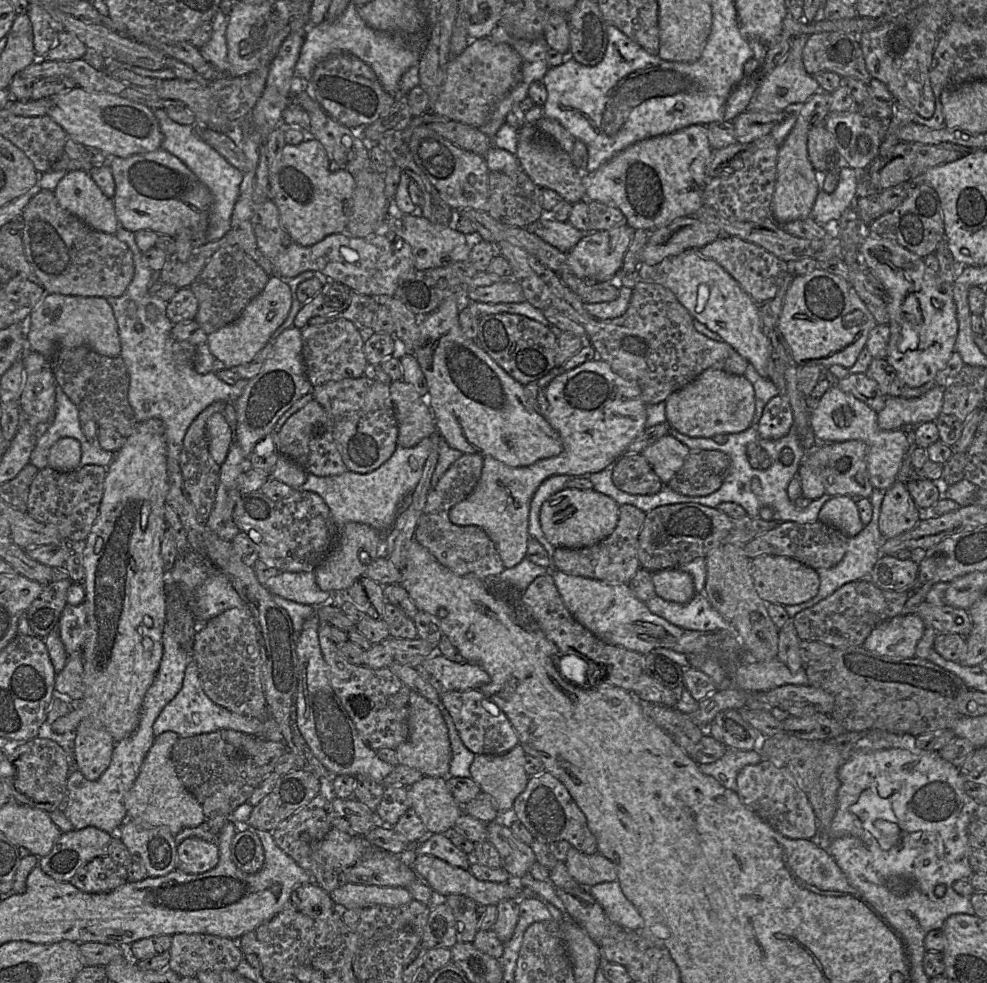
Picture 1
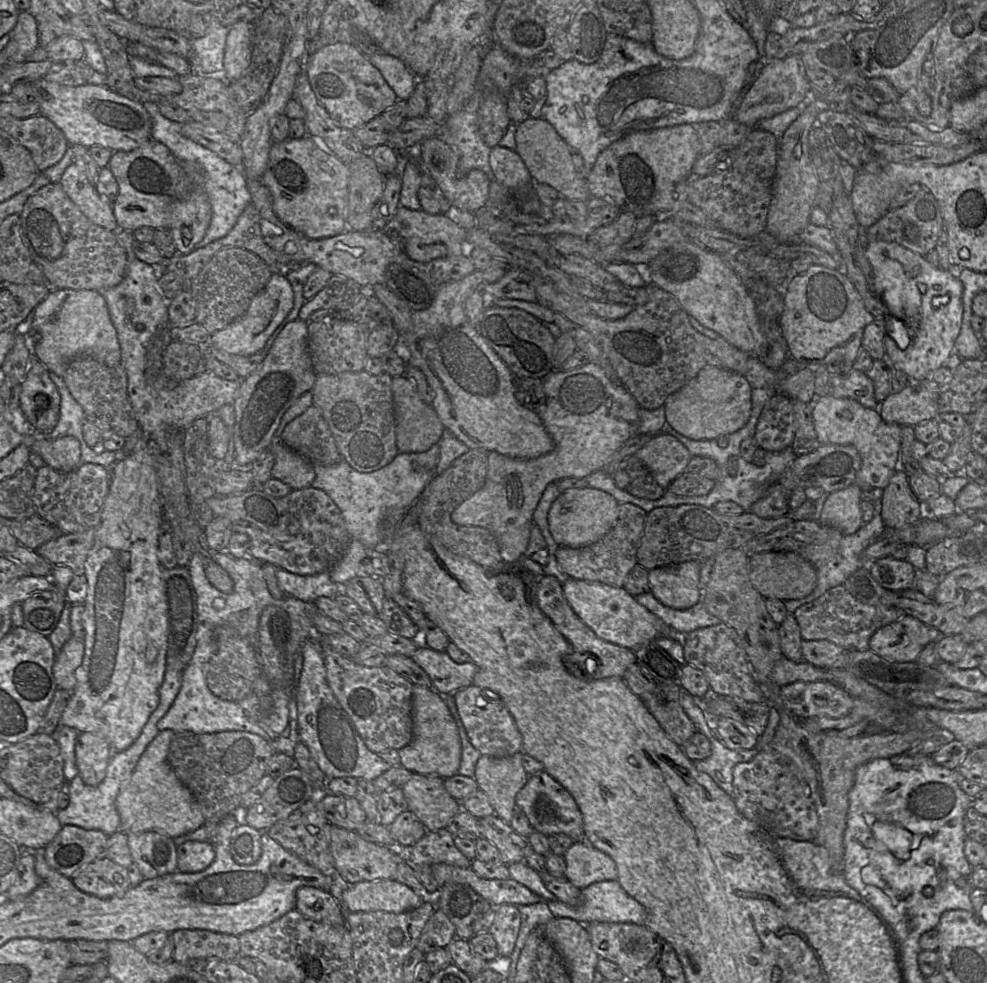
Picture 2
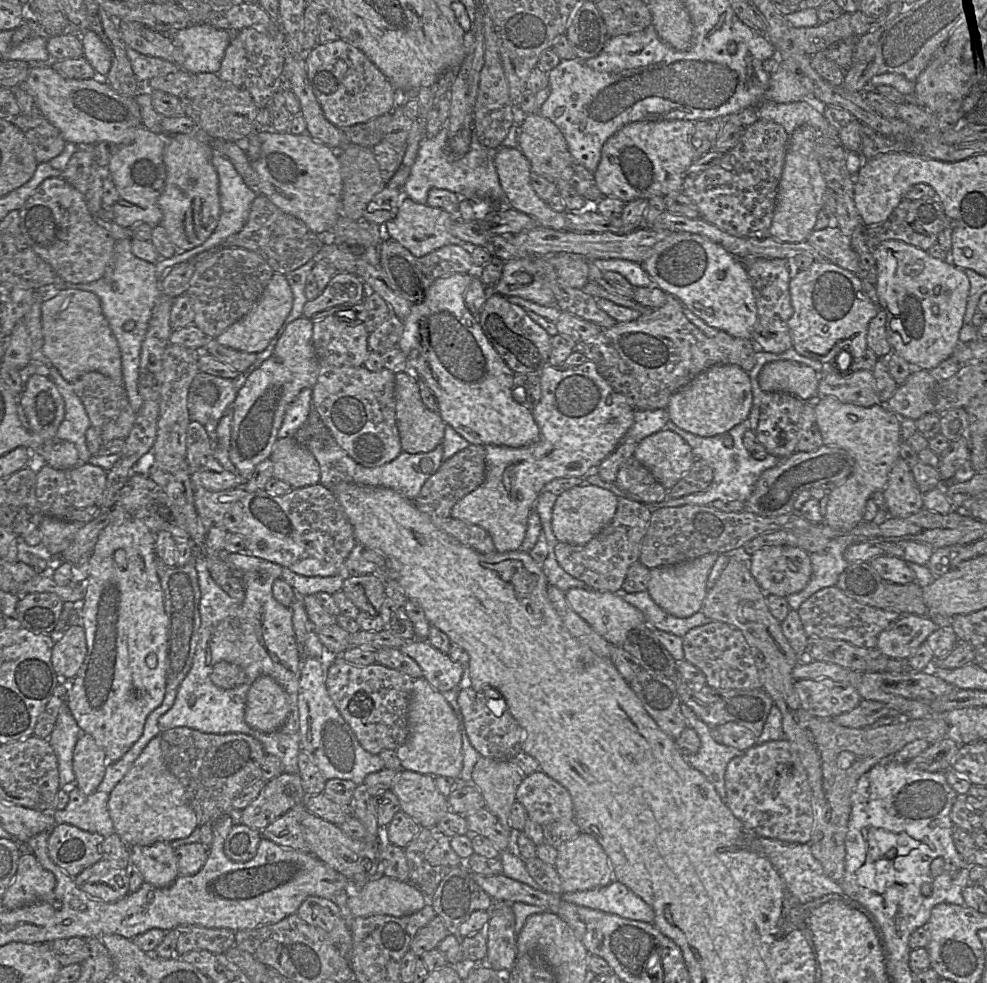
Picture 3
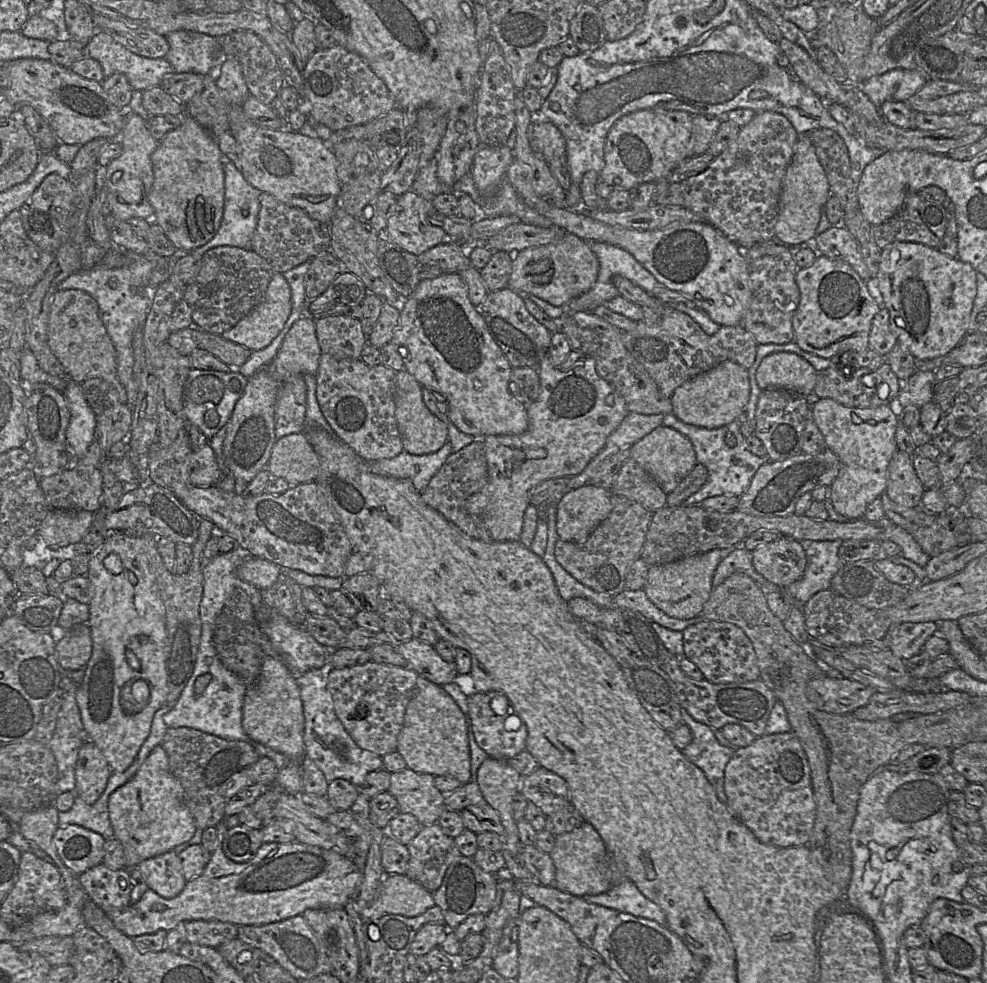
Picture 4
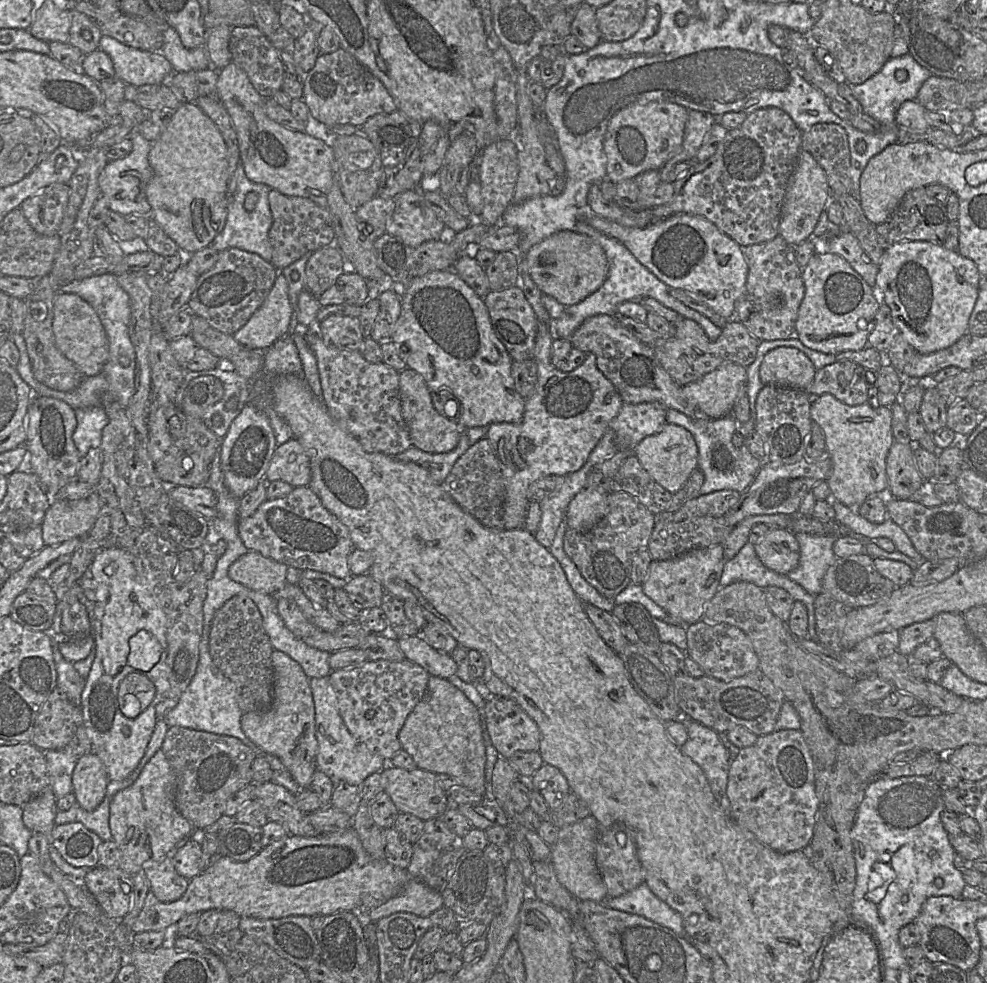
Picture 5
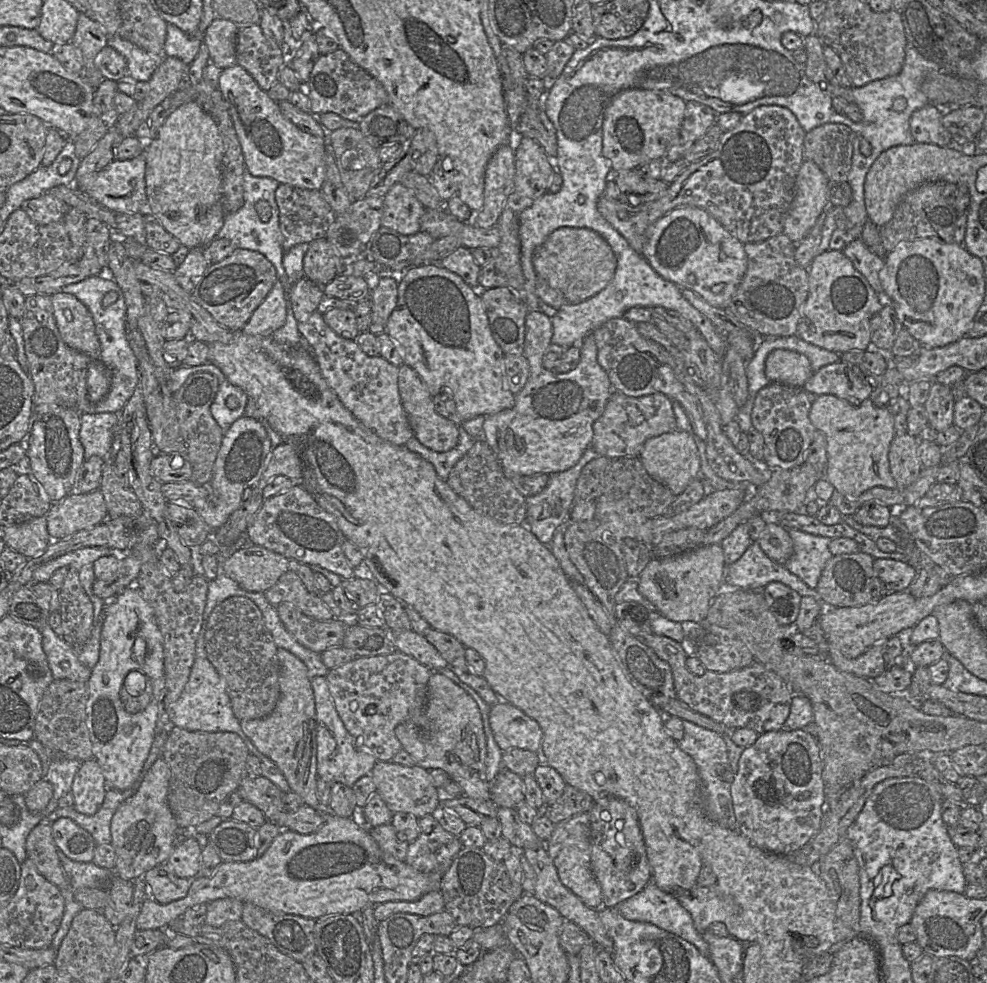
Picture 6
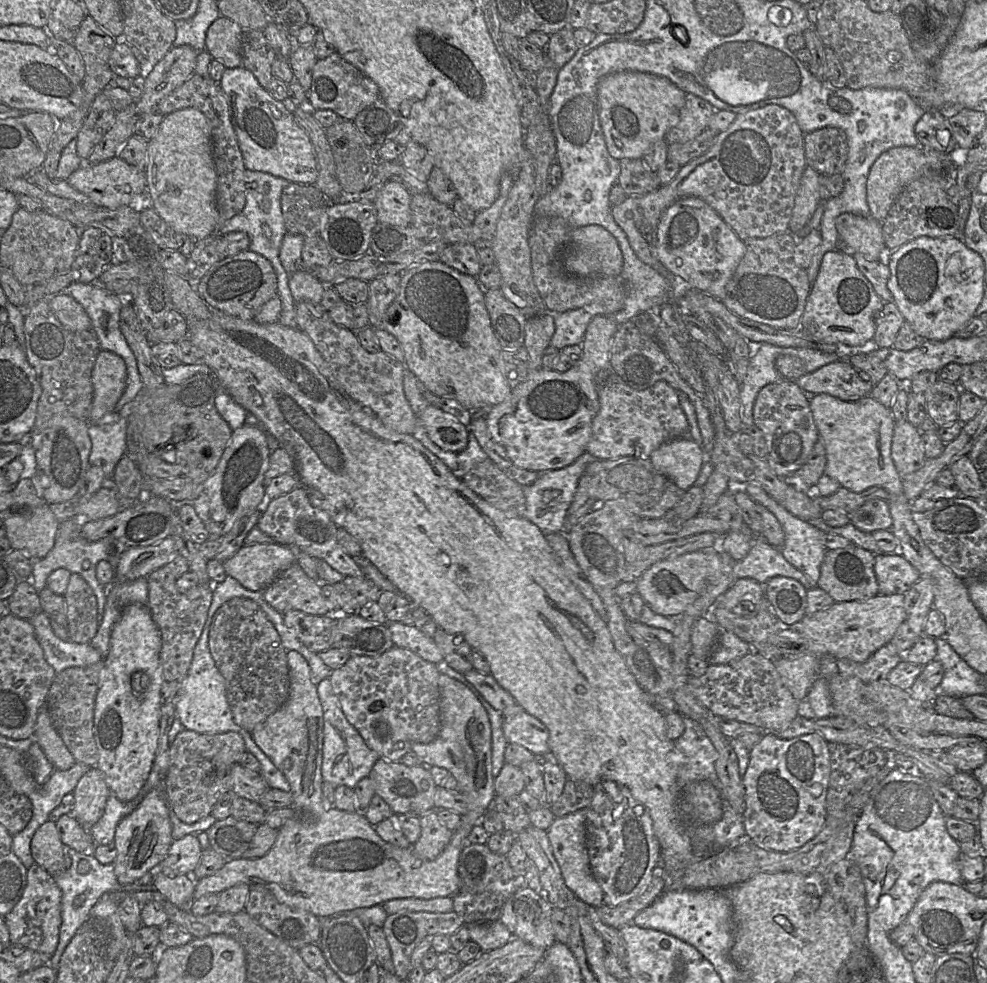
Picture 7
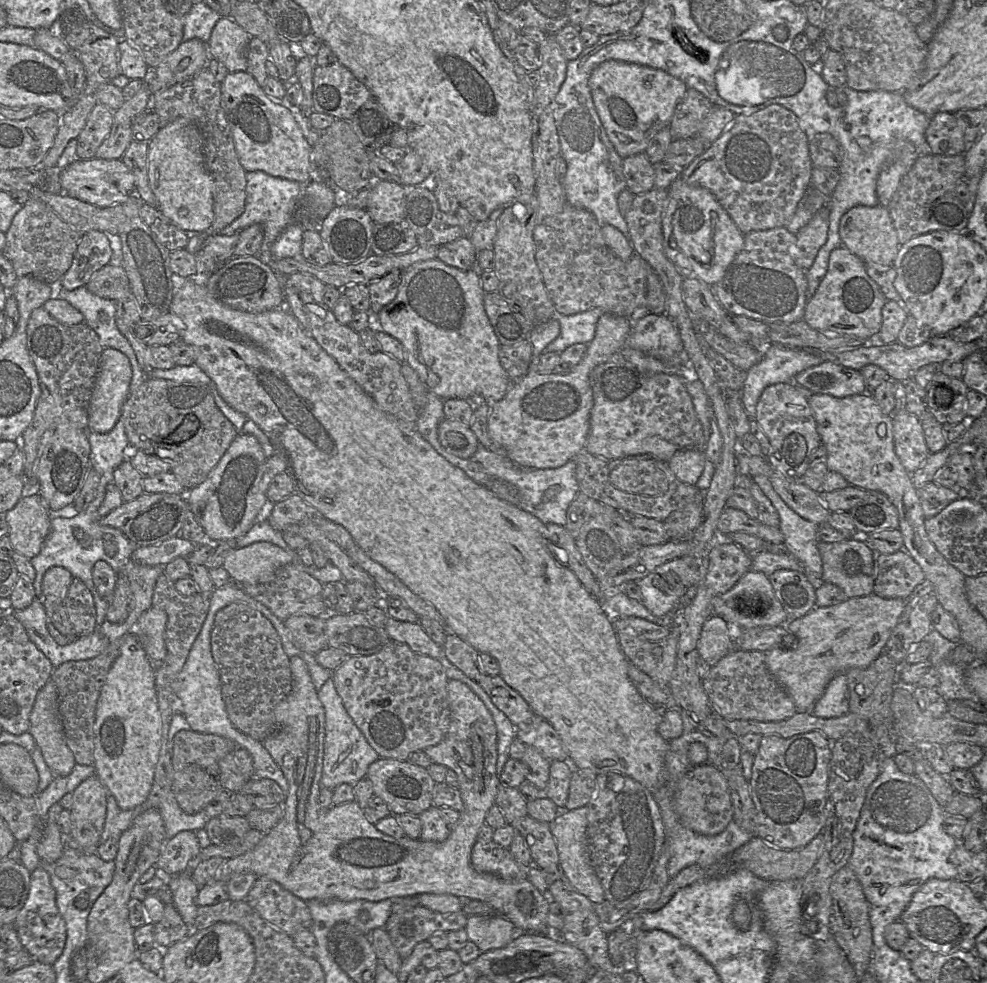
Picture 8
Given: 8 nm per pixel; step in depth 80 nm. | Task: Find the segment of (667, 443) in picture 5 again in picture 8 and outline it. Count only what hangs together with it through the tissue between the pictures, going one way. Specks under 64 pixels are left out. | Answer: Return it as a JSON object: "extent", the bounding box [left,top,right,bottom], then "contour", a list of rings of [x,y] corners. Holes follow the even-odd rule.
{"extent":[667,448,705,485],"contour":[[[687,448],[677,451],[667,463],[681,482],[695,485],[703,471],[705,460],[702,449]]]}

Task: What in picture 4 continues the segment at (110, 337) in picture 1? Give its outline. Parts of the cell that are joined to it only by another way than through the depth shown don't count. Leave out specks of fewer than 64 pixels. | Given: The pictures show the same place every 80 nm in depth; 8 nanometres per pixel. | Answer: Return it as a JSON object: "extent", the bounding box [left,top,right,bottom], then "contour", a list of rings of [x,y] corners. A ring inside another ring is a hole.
{"extent":[48,289,127,403],"contour":[[[69,289],[58,290],[54,294],[48,319],[48,344],[63,366],[66,378],[76,383],[91,378],[101,378],[117,390],[122,403],[127,403],[126,388],[117,376],[114,345],[100,317],[98,304],[88,293]]]}

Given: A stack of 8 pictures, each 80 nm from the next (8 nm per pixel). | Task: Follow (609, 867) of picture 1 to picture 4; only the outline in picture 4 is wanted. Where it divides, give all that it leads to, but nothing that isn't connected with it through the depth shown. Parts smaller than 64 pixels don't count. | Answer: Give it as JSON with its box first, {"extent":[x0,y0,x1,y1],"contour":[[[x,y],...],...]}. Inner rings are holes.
{"extent":[550,822,611,896],"contour":[[[588,822],[570,832],[555,836],[555,844],[550,852],[555,866],[554,886],[573,896],[597,895],[611,888],[608,868],[608,852],[595,828]]]}

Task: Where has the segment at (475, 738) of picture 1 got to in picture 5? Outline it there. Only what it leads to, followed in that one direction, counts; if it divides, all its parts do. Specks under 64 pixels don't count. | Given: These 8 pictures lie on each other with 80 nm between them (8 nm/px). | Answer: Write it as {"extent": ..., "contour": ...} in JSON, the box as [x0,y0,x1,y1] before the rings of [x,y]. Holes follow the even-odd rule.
{"extent":[483,693,540,760],"contour":[[[486,693],[483,721],[492,745],[500,757],[508,760],[517,751],[538,751],[540,731],[537,724],[512,700]]]}

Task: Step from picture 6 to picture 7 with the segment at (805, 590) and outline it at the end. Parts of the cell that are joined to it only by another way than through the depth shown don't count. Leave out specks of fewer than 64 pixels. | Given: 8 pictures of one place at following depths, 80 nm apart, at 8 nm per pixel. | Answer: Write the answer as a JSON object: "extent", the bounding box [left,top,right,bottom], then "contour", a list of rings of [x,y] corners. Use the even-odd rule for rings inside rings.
{"extent":[733,537,817,590],"contour":[[[759,537],[747,555],[735,563],[733,572],[735,580],[752,578],[766,584],[772,577],[784,576],[799,581],[807,590],[817,586],[785,559],[781,548],[773,547]]]}

